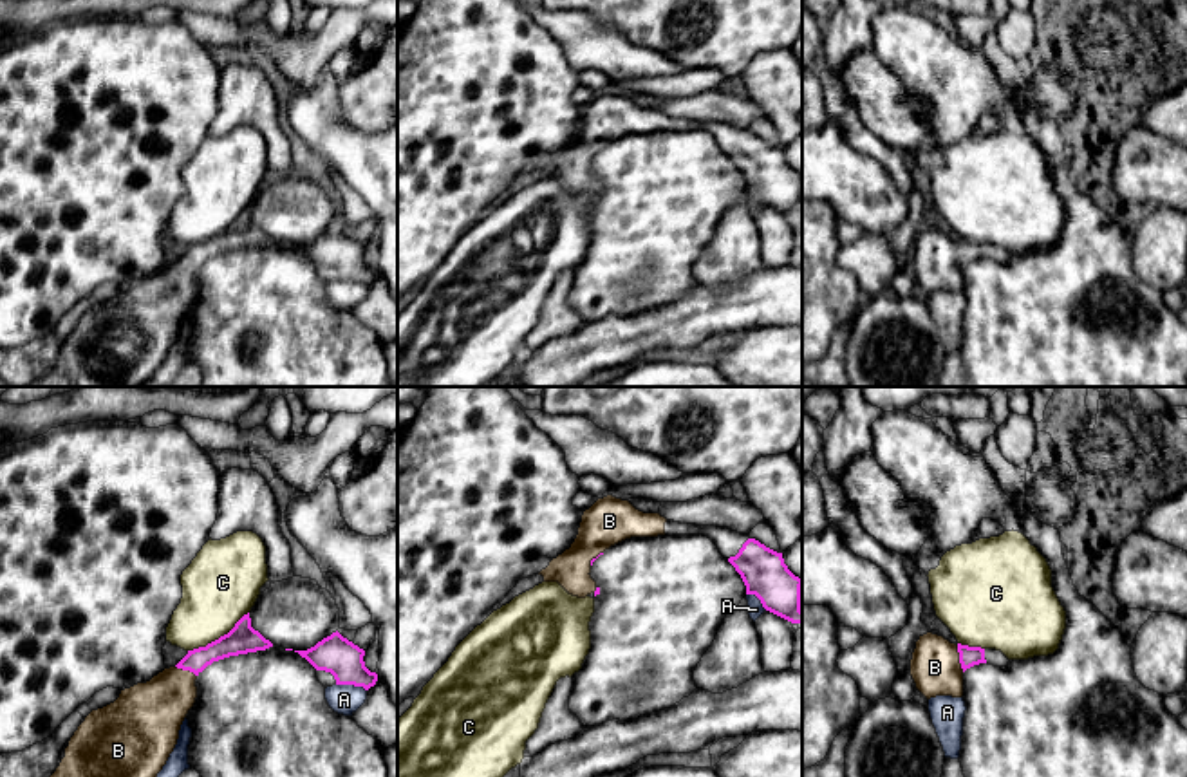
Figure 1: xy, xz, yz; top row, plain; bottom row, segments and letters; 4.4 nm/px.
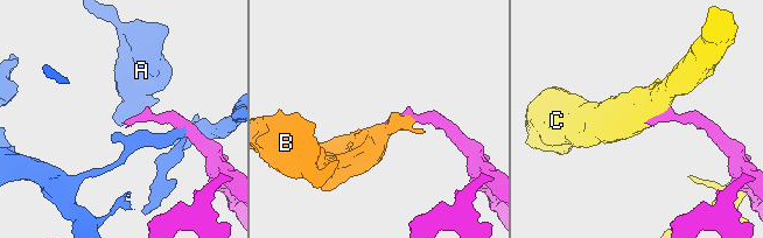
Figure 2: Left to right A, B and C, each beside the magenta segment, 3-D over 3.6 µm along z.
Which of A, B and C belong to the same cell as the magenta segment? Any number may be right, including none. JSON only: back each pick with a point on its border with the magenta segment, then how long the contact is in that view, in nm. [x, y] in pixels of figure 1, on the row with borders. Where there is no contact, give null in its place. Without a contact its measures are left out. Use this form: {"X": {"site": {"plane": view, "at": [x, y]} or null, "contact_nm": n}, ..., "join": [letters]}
{"B": {"site": {"plane": "yz", "at": [960, 658]}, "contact_nm": 120}, "join": ["B"]}

